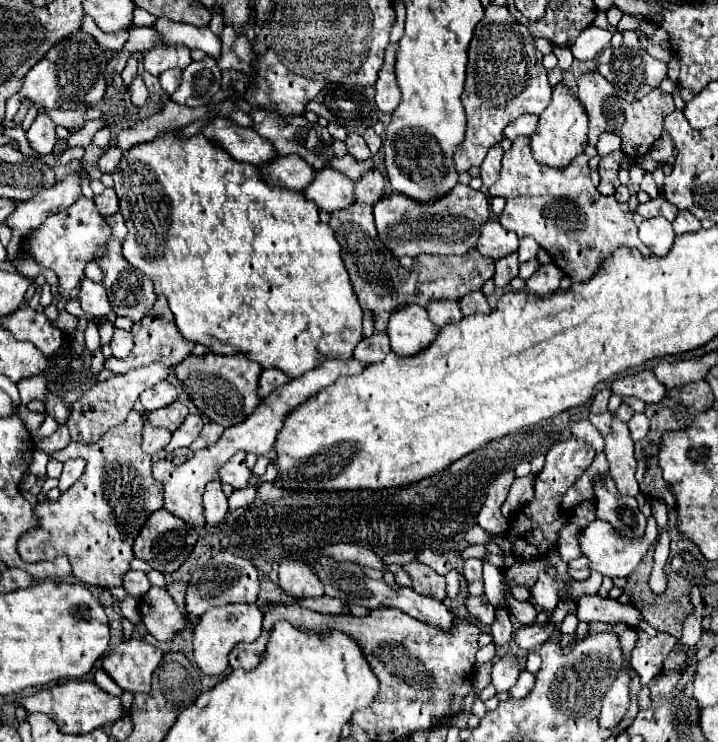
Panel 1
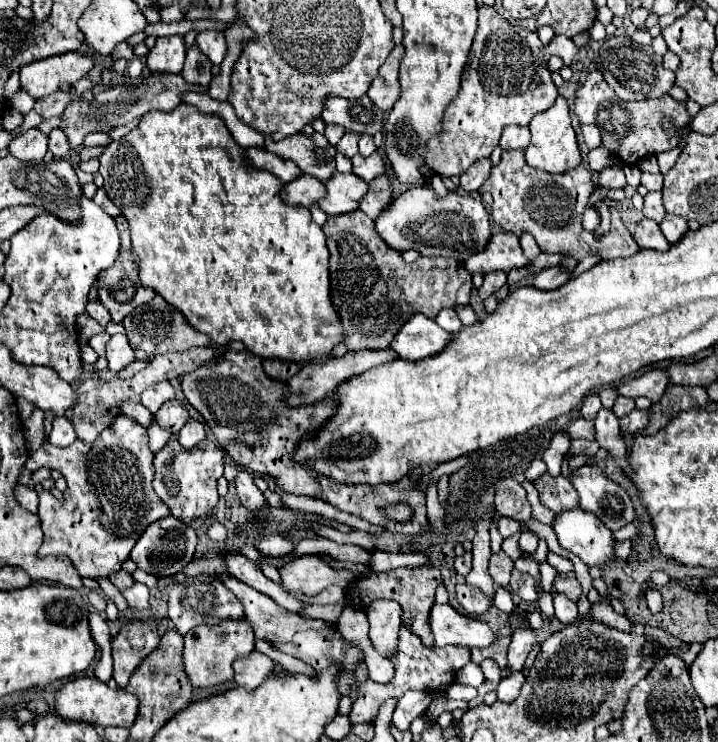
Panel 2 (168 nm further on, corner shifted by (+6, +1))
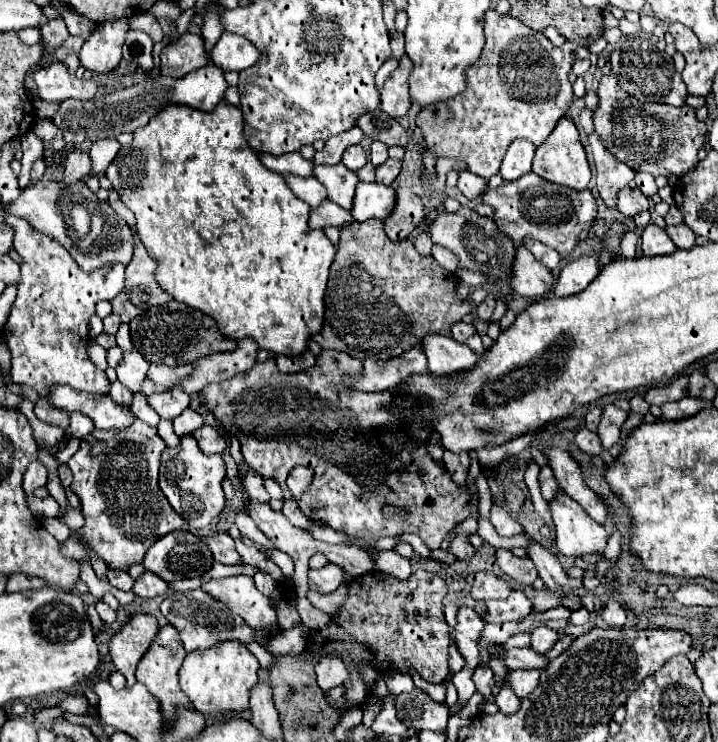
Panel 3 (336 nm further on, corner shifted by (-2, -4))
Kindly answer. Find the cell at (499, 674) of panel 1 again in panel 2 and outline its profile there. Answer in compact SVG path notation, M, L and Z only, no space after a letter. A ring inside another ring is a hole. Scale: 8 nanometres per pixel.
M517 629L511 635L511 645L509 645L509 655L507 655L507 667L511 671L521 671L527 655L531 653L537 637L533 629Z

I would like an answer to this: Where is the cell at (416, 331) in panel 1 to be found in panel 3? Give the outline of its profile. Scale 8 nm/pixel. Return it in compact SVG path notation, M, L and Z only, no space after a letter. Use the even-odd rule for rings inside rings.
M427 334L421 340L421 348L425 350L429 372L437 376L469 370L481 358L481 354L473 352L467 344L461 344L443 334Z

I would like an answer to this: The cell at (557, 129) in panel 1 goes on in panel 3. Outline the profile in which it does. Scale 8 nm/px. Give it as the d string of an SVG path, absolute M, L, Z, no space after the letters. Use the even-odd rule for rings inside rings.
M567 116L561 118L561 122L557 122L557 126L553 128L553 134L549 134L549 138L541 146L537 146L535 160L533 160L533 172L549 182L555 182L555 184L561 184L561 186L567 186L573 190L587 188L589 178L591 178L591 170L589 170L587 156L581 146L581 140L579 140L577 126L571 118L567 118Z

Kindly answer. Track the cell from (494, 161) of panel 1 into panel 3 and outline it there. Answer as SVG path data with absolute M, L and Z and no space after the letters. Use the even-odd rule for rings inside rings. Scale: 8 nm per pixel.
M461 172L457 188L463 192L465 198L475 200L475 198L479 198L485 192L487 180L481 178L481 176L477 176L477 174L471 174L471 172Z

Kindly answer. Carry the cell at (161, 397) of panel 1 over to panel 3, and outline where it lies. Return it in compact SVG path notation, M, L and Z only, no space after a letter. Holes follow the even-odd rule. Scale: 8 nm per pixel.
M179 388L167 390L167 392L155 392L147 398L149 406L165 420L173 420L189 406L189 396Z

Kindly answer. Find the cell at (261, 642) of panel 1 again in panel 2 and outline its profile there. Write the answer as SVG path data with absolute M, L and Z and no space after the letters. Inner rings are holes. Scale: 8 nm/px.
M253 651L249 657L237 659L233 663L235 683L245 687L247 691L253 691L269 677L273 667L275 667L275 663L267 655L259 653L259 651Z

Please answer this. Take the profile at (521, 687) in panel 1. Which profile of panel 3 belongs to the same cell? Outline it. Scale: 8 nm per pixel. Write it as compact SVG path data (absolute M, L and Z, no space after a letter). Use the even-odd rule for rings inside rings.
M505 686L499 694L497 694L497 706L503 714L515 714L521 706L521 698L513 692L511 686Z

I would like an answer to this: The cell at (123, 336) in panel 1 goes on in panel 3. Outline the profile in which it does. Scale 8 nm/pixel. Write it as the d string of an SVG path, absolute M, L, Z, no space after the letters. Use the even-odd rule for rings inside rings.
M131 350L131 352L123 354L123 360L119 362L119 366L115 370L117 370L119 382L123 386L127 386L131 392L139 392L145 376L147 376L149 362L137 350Z

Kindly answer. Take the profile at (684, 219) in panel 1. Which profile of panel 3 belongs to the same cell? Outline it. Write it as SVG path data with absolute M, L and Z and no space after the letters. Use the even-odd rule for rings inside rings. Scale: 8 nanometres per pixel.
M685 224L679 226L667 226L665 232L669 234L669 238L675 242L677 248L691 248L695 244L695 234L687 230Z

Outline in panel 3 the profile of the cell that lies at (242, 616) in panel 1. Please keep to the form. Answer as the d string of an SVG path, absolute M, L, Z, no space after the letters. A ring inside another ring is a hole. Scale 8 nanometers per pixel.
M229 640L229 642L219 642L209 650L189 652L179 670L179 682L181 690L189 696L195 710L215 718L225 710L241 712L249 708L249 690L257 682L257 672L259 672L259 662L247 650L247 646L243 642Z

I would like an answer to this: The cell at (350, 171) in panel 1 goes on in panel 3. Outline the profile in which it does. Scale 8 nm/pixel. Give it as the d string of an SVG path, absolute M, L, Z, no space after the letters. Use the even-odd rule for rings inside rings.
M389 158L387 162L383 162L381 166L375 168L375 182L391 186L393 180L399 176L399 172L401 172L401 162Z

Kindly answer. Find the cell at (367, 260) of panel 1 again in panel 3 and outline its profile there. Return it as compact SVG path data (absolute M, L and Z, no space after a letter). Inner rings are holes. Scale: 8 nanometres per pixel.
M371 218L365 222L351 222L341 230L337 256L331 264L327 284L325 324L321 334L315 338L321 338L321 342L317 342L321 348L341 350L357 360L387 360L411 350L421 342L421 336L429 332L449 336L451 324L459 322L469 312L473 312L473 304L457 296L457 274L439 266L433 256L421 258L409 240L389 240L383 230L383 222Z

